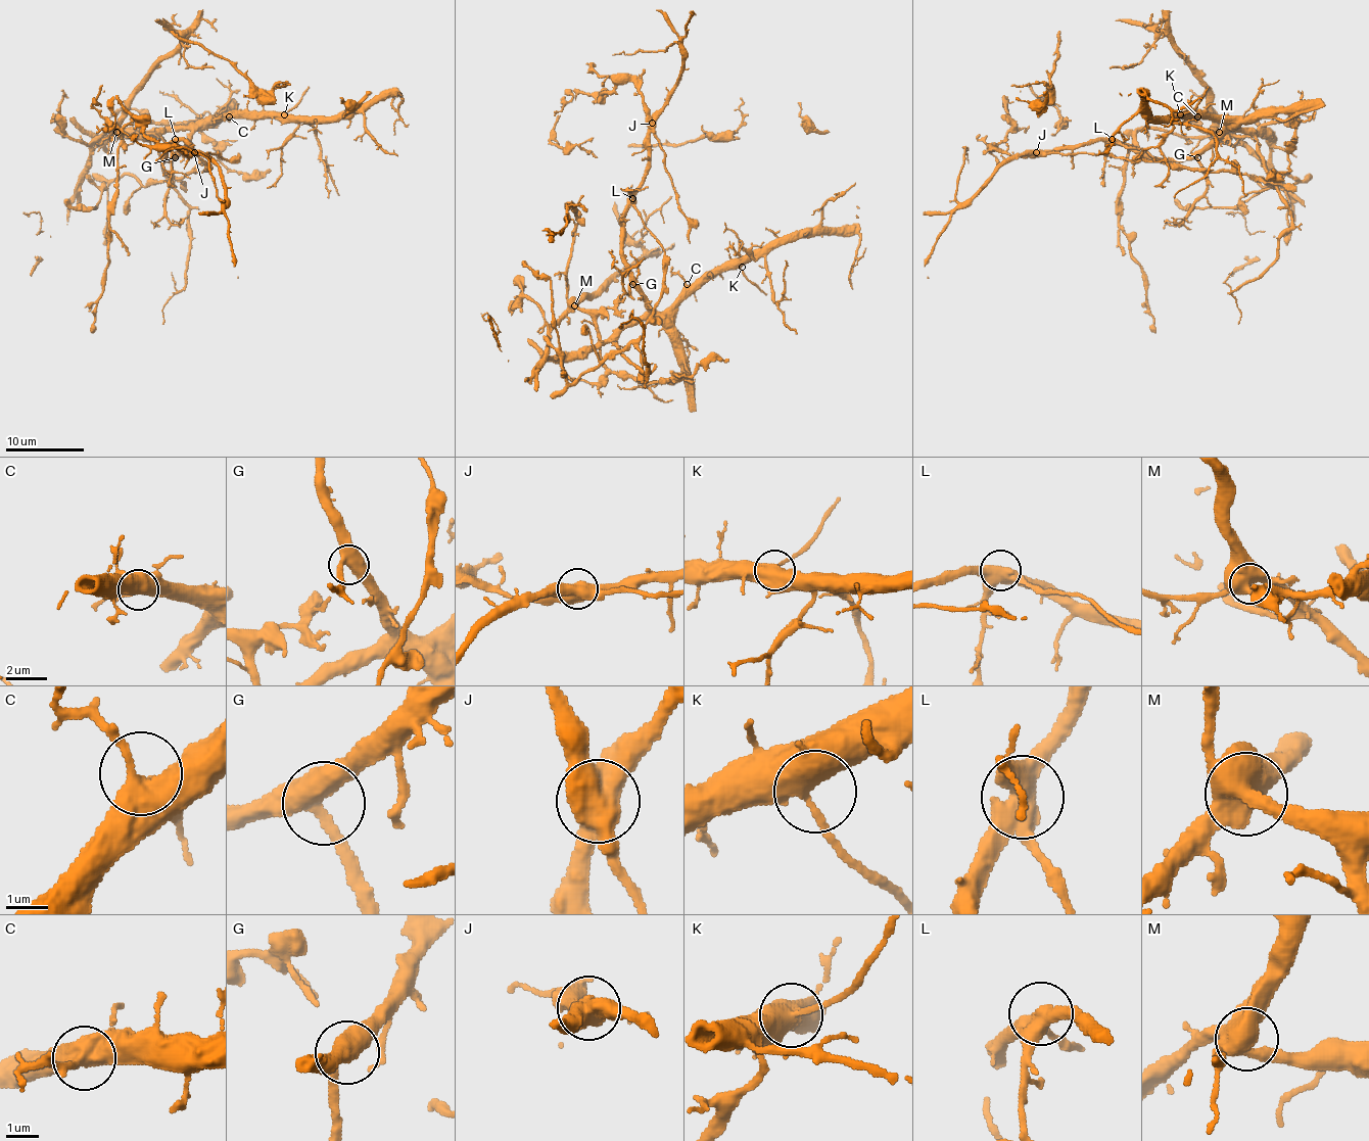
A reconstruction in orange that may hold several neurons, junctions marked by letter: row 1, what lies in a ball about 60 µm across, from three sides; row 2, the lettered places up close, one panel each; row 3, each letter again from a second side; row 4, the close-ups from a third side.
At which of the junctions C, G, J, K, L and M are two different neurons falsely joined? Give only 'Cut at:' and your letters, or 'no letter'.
Cut at: J, L

